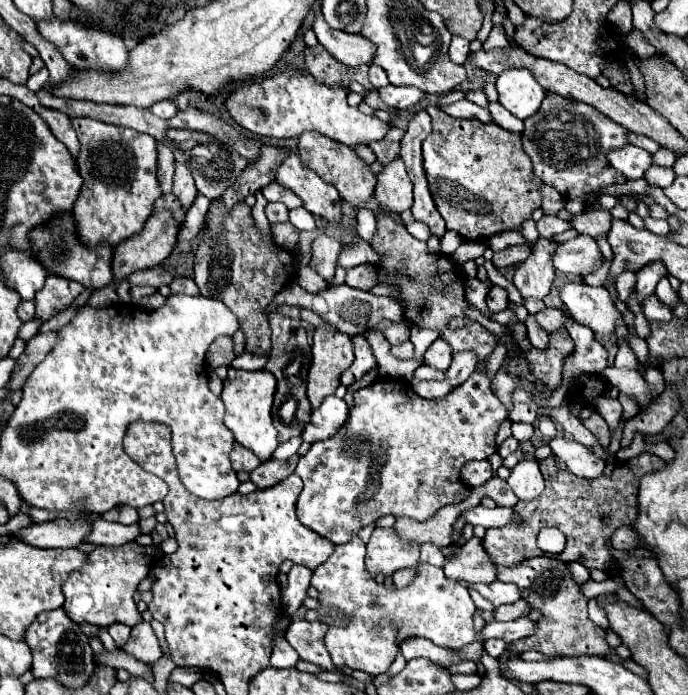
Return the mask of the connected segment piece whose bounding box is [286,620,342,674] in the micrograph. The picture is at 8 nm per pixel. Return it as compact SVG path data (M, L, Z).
M306 620L292 622L286 632L286 640L298 652L300 660L306 660L324 670L342 674L332 664L332 658L324 646L324 626L320 622L306 622Z

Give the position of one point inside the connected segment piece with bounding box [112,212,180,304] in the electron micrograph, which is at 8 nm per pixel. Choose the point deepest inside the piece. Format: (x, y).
(149, 248)

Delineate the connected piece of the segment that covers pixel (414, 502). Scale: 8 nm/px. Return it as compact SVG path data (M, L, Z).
M498 342L498 348L488 360L488 376L474 372L464 384L450 394L426 400L420 398L412 386L404 380L376 380L354 394L354 406L348 412L344 426L328 440L314 442L310 452L300 456L296 474L304 482L304 490L296 502L298 520L332 540L332 544L346 544L360 528L378 520L384 514L408 516L414 520L430 518L438 508L452 504L452 500L464 492L460 468L468 460L484 460L496 452L496 432L506 420L506 406L492 394L490 380L502 366L506 348Z

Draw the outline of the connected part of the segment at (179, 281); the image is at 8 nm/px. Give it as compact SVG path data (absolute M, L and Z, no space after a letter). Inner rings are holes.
M174 278L170 284L170 290L172 294L198 294L194 280L188 280L188 278Z

